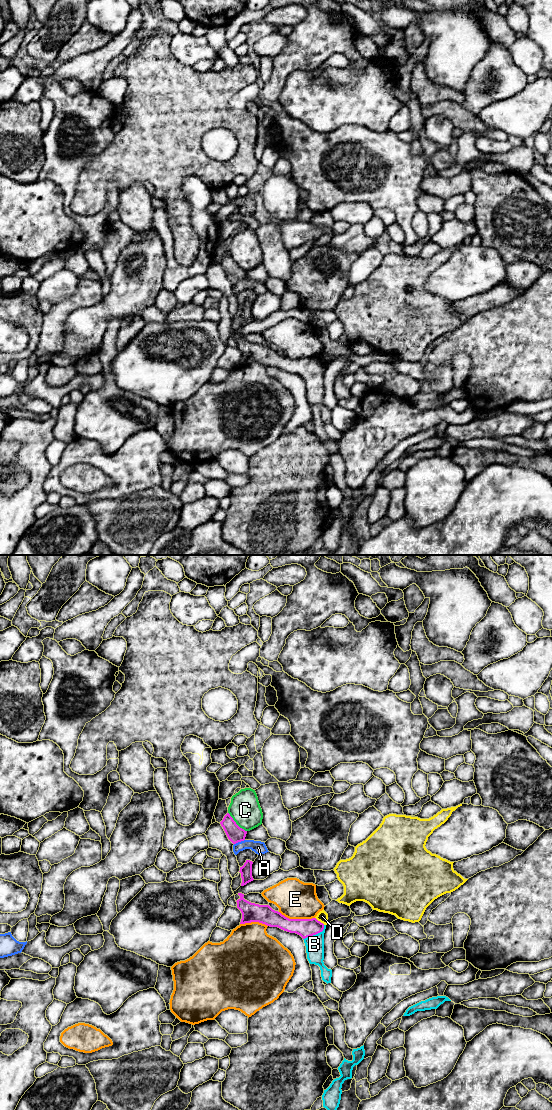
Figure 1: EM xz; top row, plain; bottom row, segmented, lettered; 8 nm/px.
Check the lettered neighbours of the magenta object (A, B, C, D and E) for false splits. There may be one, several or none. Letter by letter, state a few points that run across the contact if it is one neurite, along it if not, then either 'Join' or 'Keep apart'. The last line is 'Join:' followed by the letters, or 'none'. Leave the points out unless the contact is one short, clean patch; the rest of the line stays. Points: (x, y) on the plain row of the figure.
A: Keep apart
B: Line: xz (305, 368), (315, 374), (314, 384). Join
C: Keep apart
D: Line: xz (315, 357), (324, 364). Keep apart
E: Keep apart
Join: B

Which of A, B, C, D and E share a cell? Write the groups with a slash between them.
A / B / C / D / E

